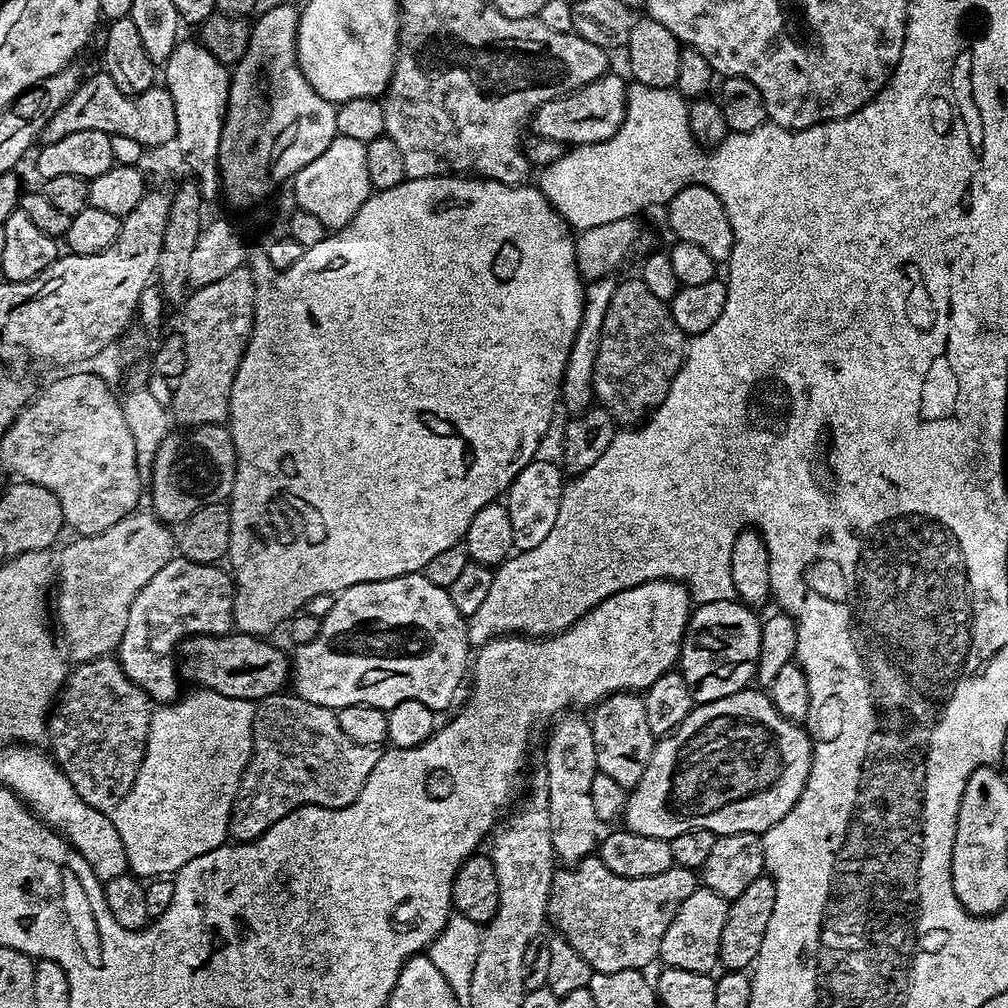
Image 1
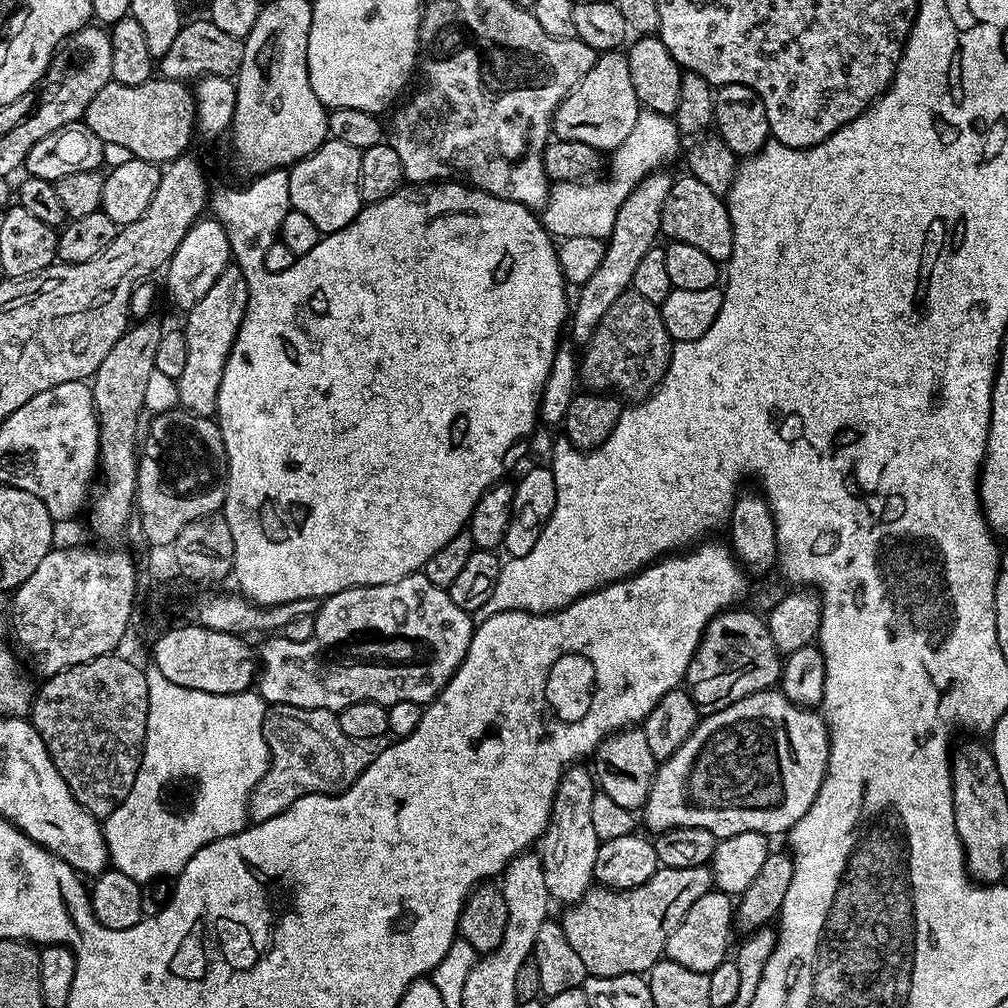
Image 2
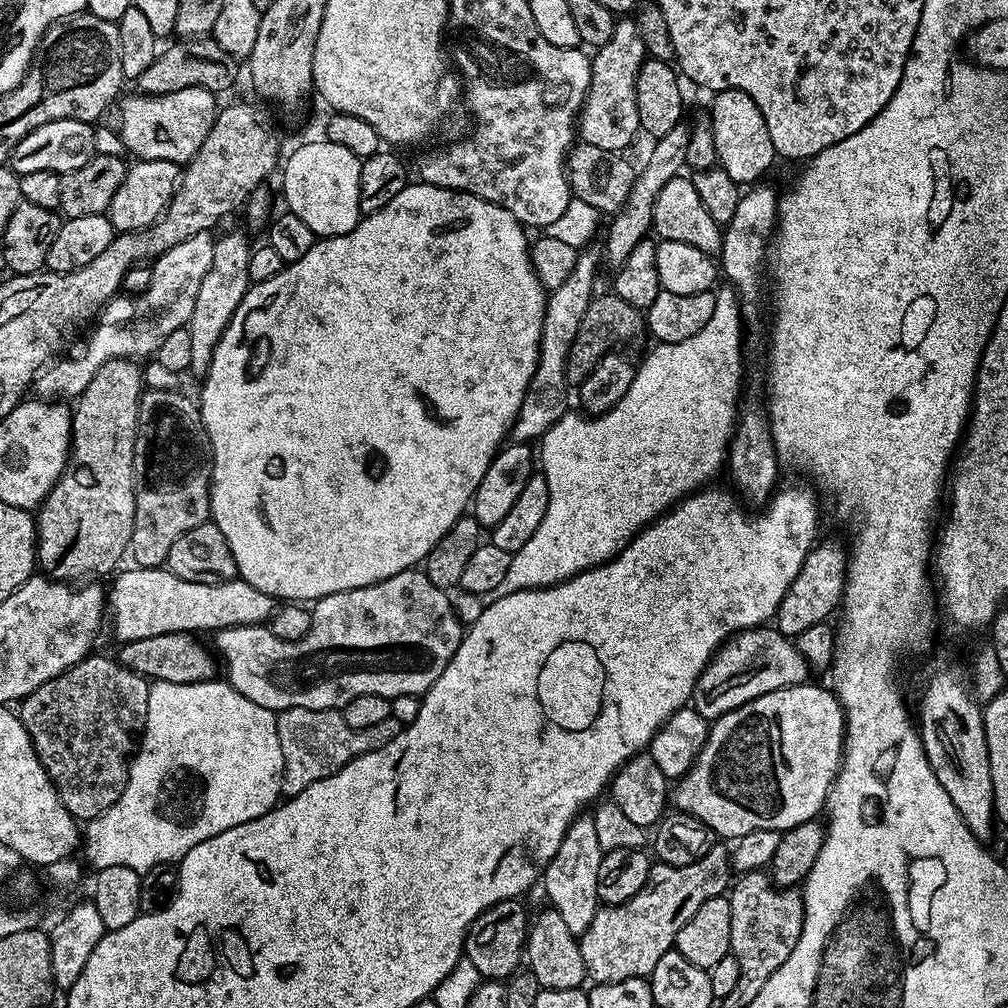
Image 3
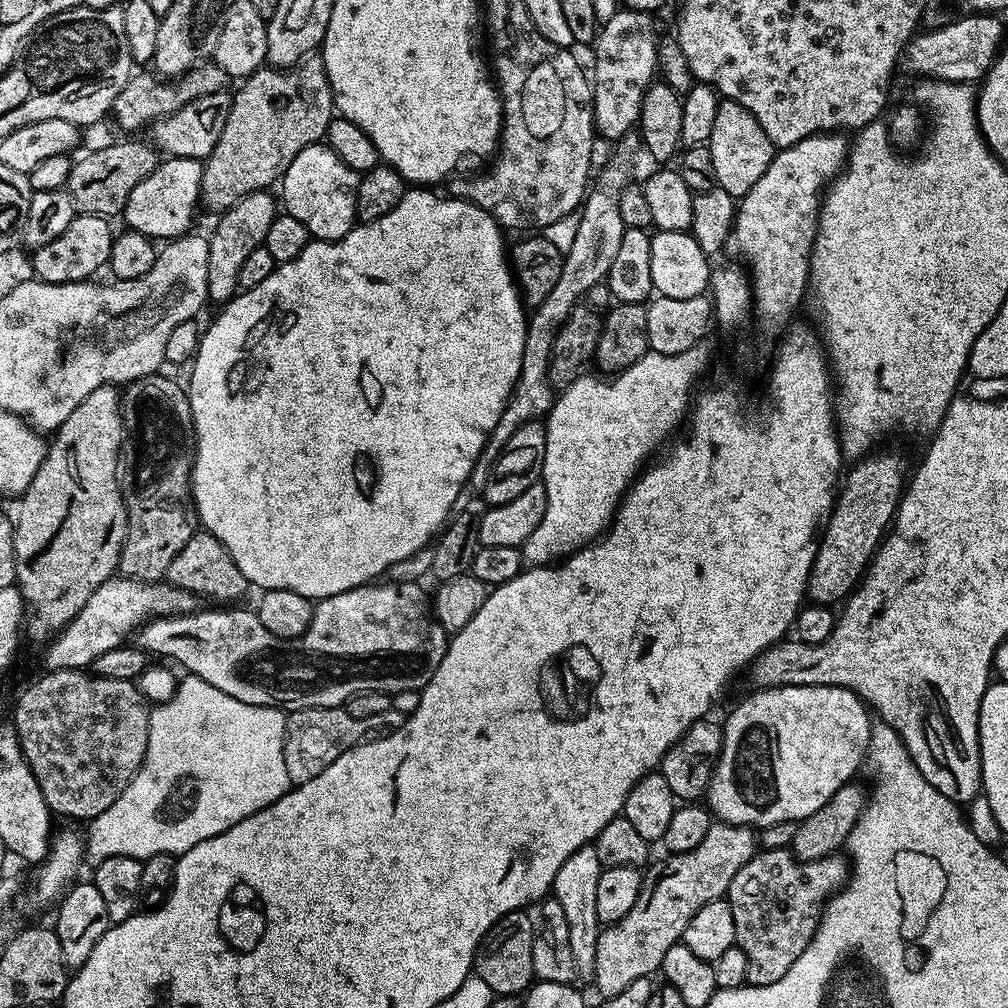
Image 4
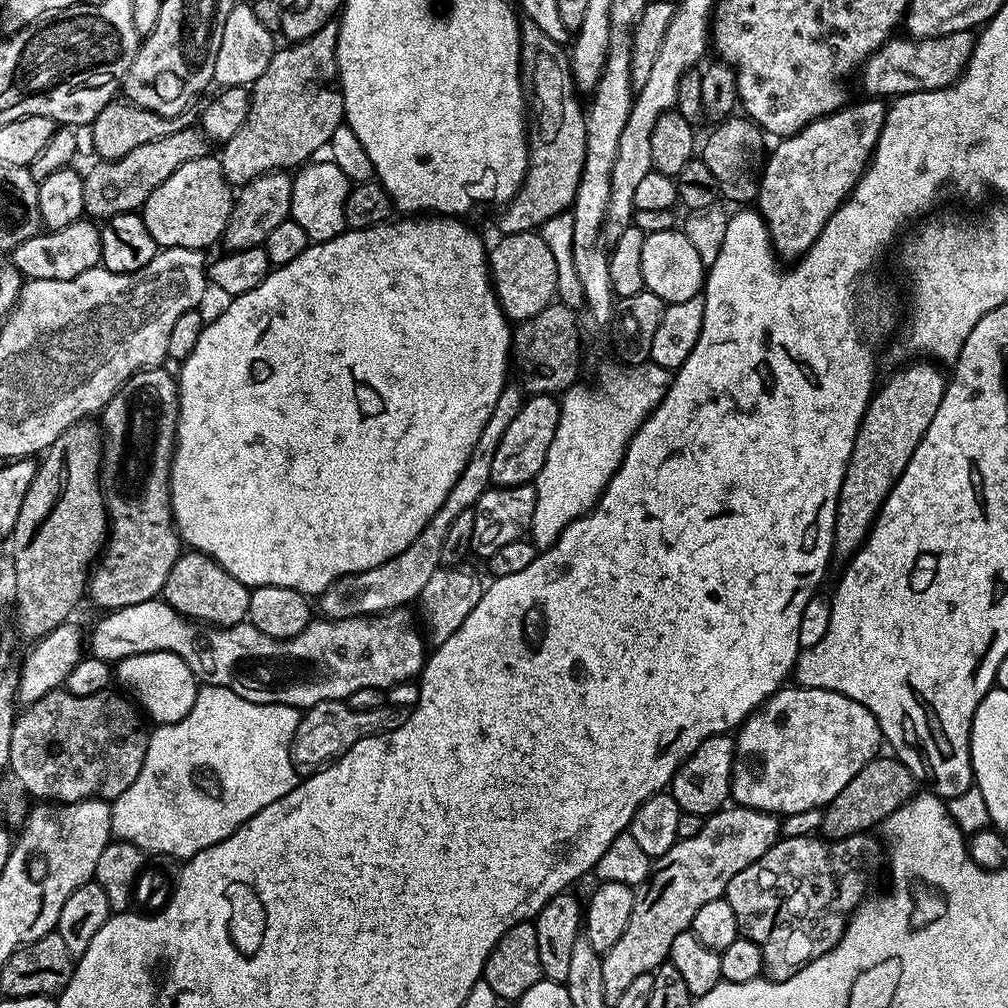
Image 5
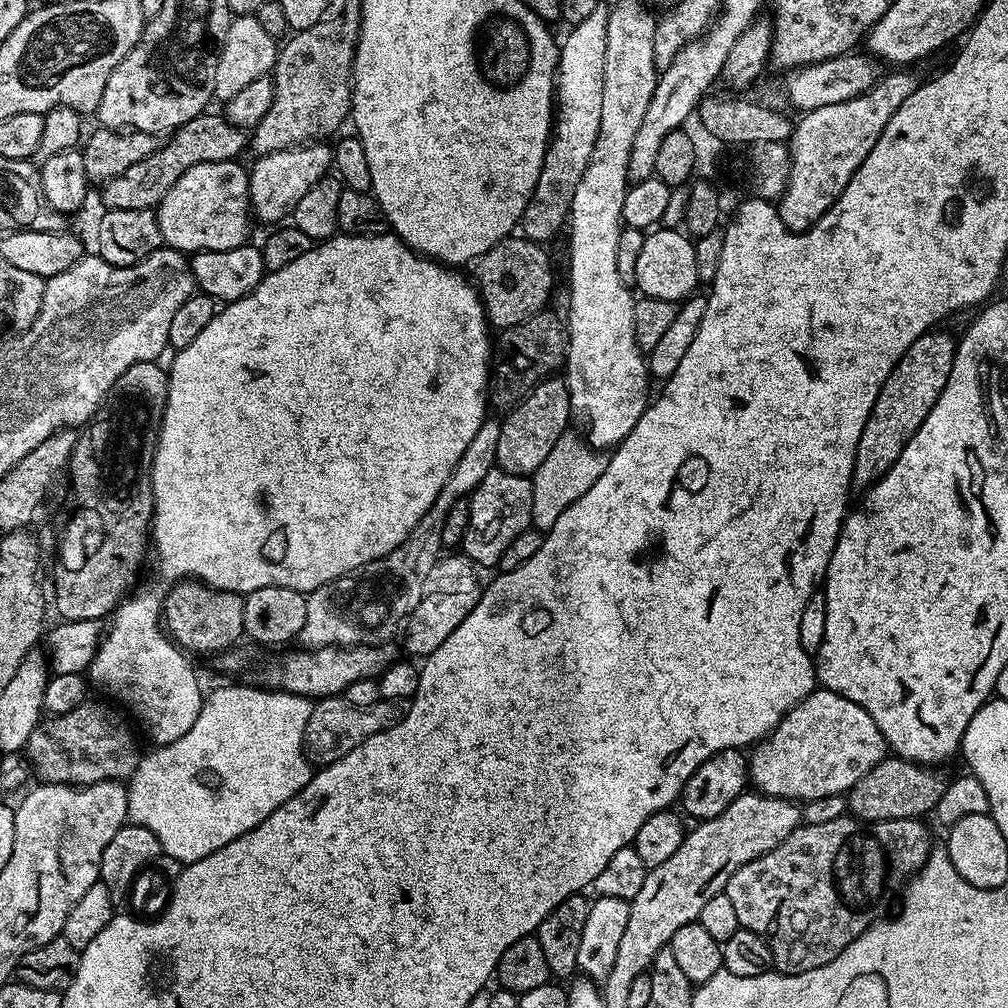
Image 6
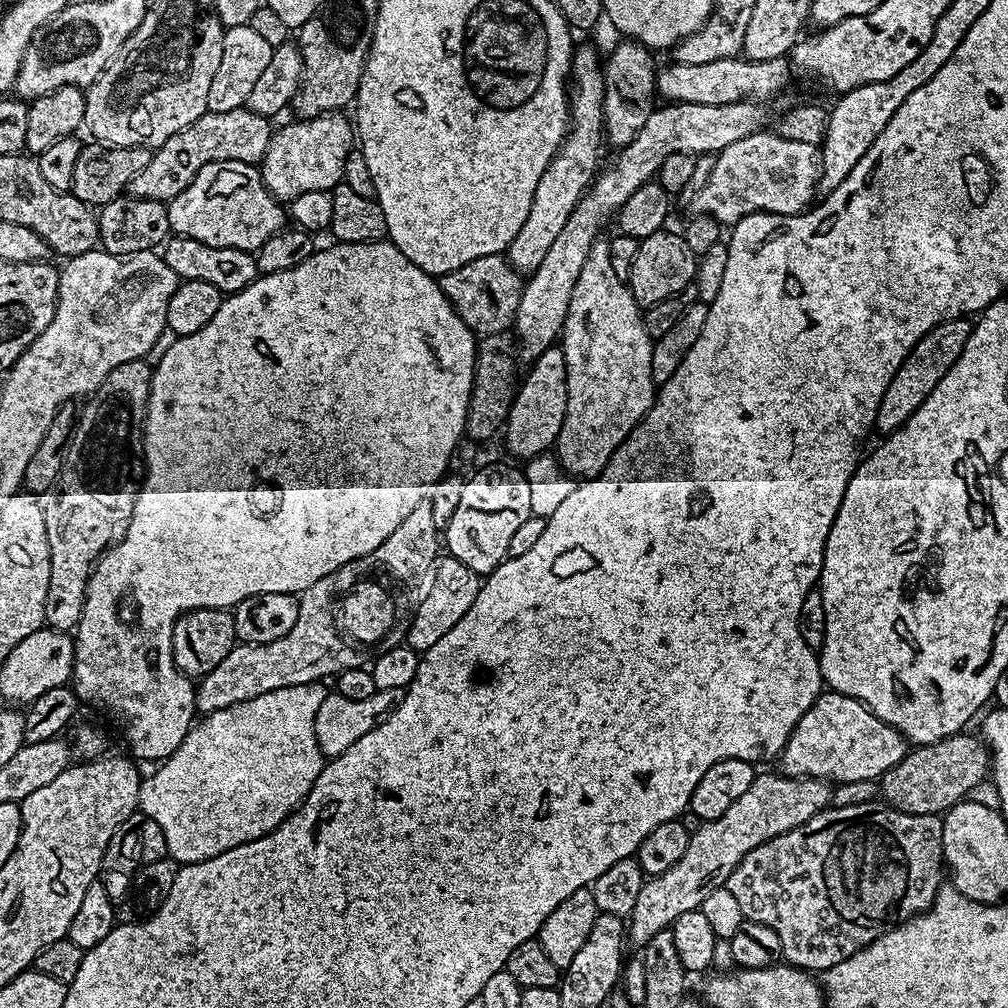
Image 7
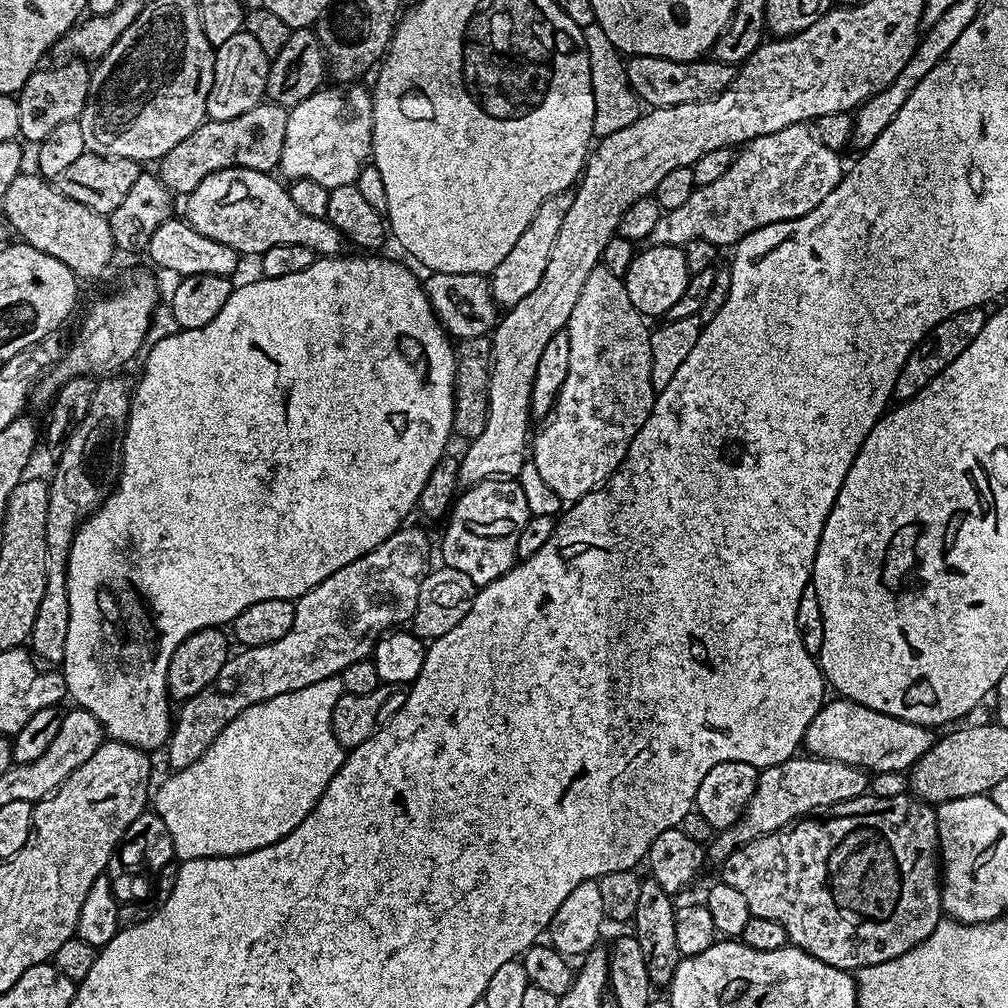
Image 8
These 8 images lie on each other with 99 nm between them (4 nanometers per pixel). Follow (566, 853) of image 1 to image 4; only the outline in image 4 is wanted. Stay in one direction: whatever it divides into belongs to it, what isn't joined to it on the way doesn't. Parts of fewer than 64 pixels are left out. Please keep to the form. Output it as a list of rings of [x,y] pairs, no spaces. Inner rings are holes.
[[[595,847],[579,848],[562,864],[562,870],[558,870],[558,878],[554,878],[551,890],[558,906],[562,906],[566,913],[566,927],[570,930],[570,950],[574,953],[577,977],[586,982],[591,981],[594,974],[594,958],[598,955],[598,938],[602,927],[596,903],[601,871]]]

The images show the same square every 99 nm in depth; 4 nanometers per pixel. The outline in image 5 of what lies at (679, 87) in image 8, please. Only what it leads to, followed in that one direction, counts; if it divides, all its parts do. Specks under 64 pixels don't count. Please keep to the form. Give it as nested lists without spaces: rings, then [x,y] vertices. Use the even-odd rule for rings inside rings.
[[[972,32],[942,34],[938,38],[914,40],[889,38],[874,54],[864,59],[858,69],[863,95],[868,98],[895,98],[925,92],[942,90],[955,84],[964,73],[964,67],[970,62],[970,54],[976,45],[976,36]]]

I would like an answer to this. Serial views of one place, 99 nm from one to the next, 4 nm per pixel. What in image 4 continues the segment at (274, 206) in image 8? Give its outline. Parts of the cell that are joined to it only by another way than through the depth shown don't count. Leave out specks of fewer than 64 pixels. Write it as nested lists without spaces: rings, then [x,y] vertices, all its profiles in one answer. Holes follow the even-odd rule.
[[[173,156],[164,158],[156,165],[156,169],[134,190],[130,190],[130,198],[126,198],[126,206],[122,213],[127,227],[134,232],[141,232],[143,236],[156,242],[171,242],[178,236],[183,236],[189,231],[192,219],[196,216],[196,204],[201,203],[200,187],[204,165],[194,158]]]

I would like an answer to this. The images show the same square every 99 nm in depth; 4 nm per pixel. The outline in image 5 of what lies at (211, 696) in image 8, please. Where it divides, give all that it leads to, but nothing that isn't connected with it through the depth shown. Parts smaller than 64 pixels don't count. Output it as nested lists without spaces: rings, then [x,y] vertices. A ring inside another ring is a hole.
[[[505,383],[502,394],[498,394],[498,402],[494,406],[490,418],[486,421],[486,427],[482,429],[482,435],[478,438],[478,446],[470,454],[458,482],[446,494],[446,502],[438,506],[434,518],[426,522],[422,534],[402,550],[394,558],[382,562],[365,572],[355,572],[353,576],[343,576],[338,578],[329,586],[325,592],[321,592],[318,597],[318,612],[321,617],[329,620],[345,620],[351,616],[378,616],[382,612],[403,609],[408,603],[419,601],[423,594],[423,587],[430,581],[430,576],[437,568],[441,567],[442,541],[446,538],[446,533],[450,531],[450,526],[454,523],[454,518],[462,514],[462,510],[475,509],[478,498],[488,491],[490,487],[490,466],[488,461],[494,458],[494,450],[498,450],[498,442],[502,442],[502,434],[506,434],[506,426],[514,422],[518,415],[518,410],[524,405],[526,396],[519,383]]]

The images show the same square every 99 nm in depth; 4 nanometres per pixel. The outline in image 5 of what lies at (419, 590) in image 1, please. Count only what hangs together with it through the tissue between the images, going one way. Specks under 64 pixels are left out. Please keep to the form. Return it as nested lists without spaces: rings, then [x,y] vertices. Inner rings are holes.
[[[162,598],[138,602],[134,606],[122,606],[105,611],[104,616],[90,632],[91,655],[109,662],[119,662],[128,656],[169,652],[178,654],[195,674],[201,685],[213,684],[226,690],[234,690],[238,698],[259,704],[285,704],[291,708],[307,710],[327,700],[344,700],[354,690],[363,688],[389,689],[396,684],[415,681],[423,673],[426,659],[425,637],[412,625],[408,610],[382,612],[378,616],[351,616],[345,620],[313,619],[312,623],[292,640],[270,638],[247,622],[229,628],[214,628],[187,620]]]

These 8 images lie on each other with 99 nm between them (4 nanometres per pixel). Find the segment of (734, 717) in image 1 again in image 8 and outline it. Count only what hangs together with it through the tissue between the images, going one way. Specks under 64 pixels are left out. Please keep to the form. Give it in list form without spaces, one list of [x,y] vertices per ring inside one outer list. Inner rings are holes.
[[[829,699],[814,714],[814,722],[804,735],[803,751],[818,760],[846,762],[869,773],[907,773],[930,750],[934,743],[933,729],[923,724],[906,722],[878,710],[870,710],[853,700]]]

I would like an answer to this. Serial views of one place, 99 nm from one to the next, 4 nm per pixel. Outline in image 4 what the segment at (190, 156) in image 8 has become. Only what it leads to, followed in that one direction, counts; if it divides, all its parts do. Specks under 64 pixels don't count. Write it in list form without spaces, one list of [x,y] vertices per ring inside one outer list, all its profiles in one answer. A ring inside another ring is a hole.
[[[124,138],[121,144],[108,144],[105,148],[96,148],[93,152],[85,154],[81,160],[77,159],[70,170],[70,178],[66,185],[66,191],[72,195],[72,201],[76,207],[77,213],[86,216],[102,216],[105,218],[119,217],[126,206],[126,198],[130,198],[130,190],[146,178],[156,169],[158,163],[158,152],[151,143],[136,140],[140,138]]]

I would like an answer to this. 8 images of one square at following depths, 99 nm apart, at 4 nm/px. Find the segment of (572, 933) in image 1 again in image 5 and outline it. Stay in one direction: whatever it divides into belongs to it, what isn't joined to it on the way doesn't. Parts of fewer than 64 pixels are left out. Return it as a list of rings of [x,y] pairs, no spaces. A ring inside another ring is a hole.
[[[725,806],[705,819],[702,830],[698,830],[698,834],[694,834],[694,838],[677,840],[673,848],[659,856],[655,861],[652,873],[648,875],[647,884],[639,889],[634,902],[634,910],[630,914],[630,922],[622,934],[622,938],[618,938],[618,942],[614,942],[614,946],[610,946],[610,950],[603,953],[602,994],[608,1005],[616,1005],[618,997],[641,974],[655,973],[657,966],[667,961],[670,946],[674,946],[674,938],[678,938],[678,934],[691,929],[694,914],[698,914],[700,907],[706,906],[706,902],[721,899],[728,891],[730,878],[734,878],[734,874],[738,874],[738,870],[746,870],[746,866],[758,862],[758,858],[762,858],[762,854],[766,854],[766,850],[770,850],[770,846],[776,843],[779,836],[780,820],[773,813],[759,812],[753,808]]]

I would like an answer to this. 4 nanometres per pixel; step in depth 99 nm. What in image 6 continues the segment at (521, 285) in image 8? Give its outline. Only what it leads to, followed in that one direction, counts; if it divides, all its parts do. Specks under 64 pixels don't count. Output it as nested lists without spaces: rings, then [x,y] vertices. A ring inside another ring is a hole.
[[[597,7],[576,25],[569,27],[568,37],[559,45],[560,61],[556,63],[554,123],[548,149],[534,186],[530,202],[518,225],[524,239],[549,242],[561,235],[568,211],[574,202],[574,190],[590,166],[594,142],[598,142],[598,125],[602,122],[602,78],[606,67],[606,22],[608,8]]]

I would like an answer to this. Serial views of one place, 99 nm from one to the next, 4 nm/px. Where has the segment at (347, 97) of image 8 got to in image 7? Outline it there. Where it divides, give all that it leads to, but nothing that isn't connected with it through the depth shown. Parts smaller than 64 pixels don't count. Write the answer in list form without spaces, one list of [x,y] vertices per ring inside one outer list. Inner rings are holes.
[[[339,111],[309,120],[296,118],[293,124],[273,131],[270,146],[259,165],[260,176],[272,196],[281,202],[291,202],[298,194],[310,194],[310,190],[326,192],[343,181],[346,158],[354,151],[354,124],[344,115]]]

